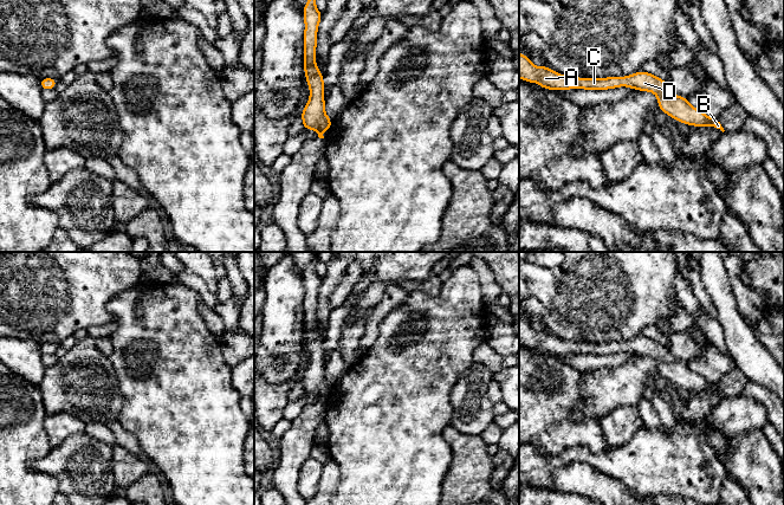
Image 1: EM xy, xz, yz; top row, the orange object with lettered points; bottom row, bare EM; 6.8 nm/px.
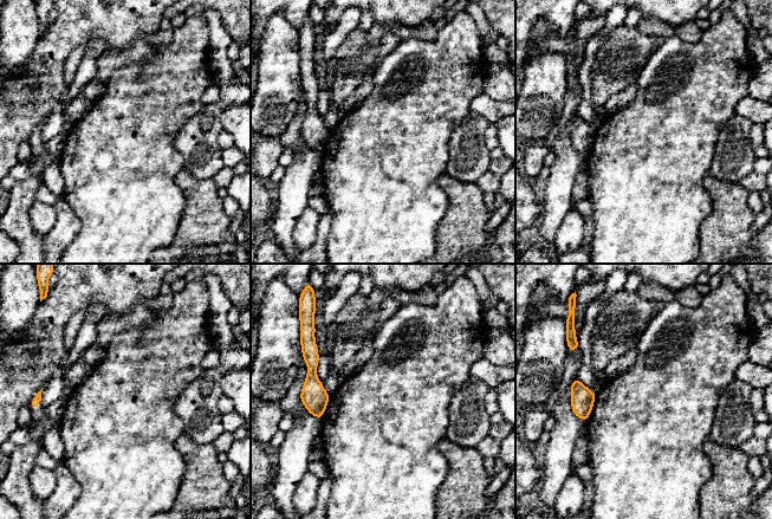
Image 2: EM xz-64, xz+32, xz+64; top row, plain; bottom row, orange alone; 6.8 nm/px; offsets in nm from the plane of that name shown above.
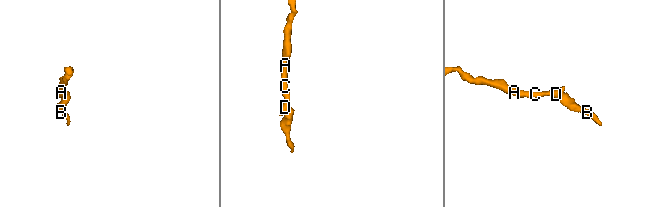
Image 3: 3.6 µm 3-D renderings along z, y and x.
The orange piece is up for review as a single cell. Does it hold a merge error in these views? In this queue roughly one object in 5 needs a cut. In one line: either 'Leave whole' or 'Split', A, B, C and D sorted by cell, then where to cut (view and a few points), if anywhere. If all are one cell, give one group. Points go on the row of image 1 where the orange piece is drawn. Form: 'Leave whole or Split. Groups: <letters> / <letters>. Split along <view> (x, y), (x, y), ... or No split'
Leave whole. Groups: A B C D. No split

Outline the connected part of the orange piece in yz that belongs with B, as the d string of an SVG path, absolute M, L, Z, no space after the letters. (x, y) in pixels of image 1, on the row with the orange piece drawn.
M519 52L519 78L529 83L538 83L540 88L547 90L607 90L620 86L628 86L634 90L649 91L657 96L657 103L661 111L678 122L694 127L714 127L725 131L719 118L708 117L702 111L691 105L687 98L673 95L669 83L663 82L655 75L639 71L626 77L607 78L578 78L566 77L544 66L536 67L529 57Z

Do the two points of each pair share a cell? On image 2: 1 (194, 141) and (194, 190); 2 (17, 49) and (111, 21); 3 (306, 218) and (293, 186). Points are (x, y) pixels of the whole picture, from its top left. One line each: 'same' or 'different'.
1: different
2: different
3: different

